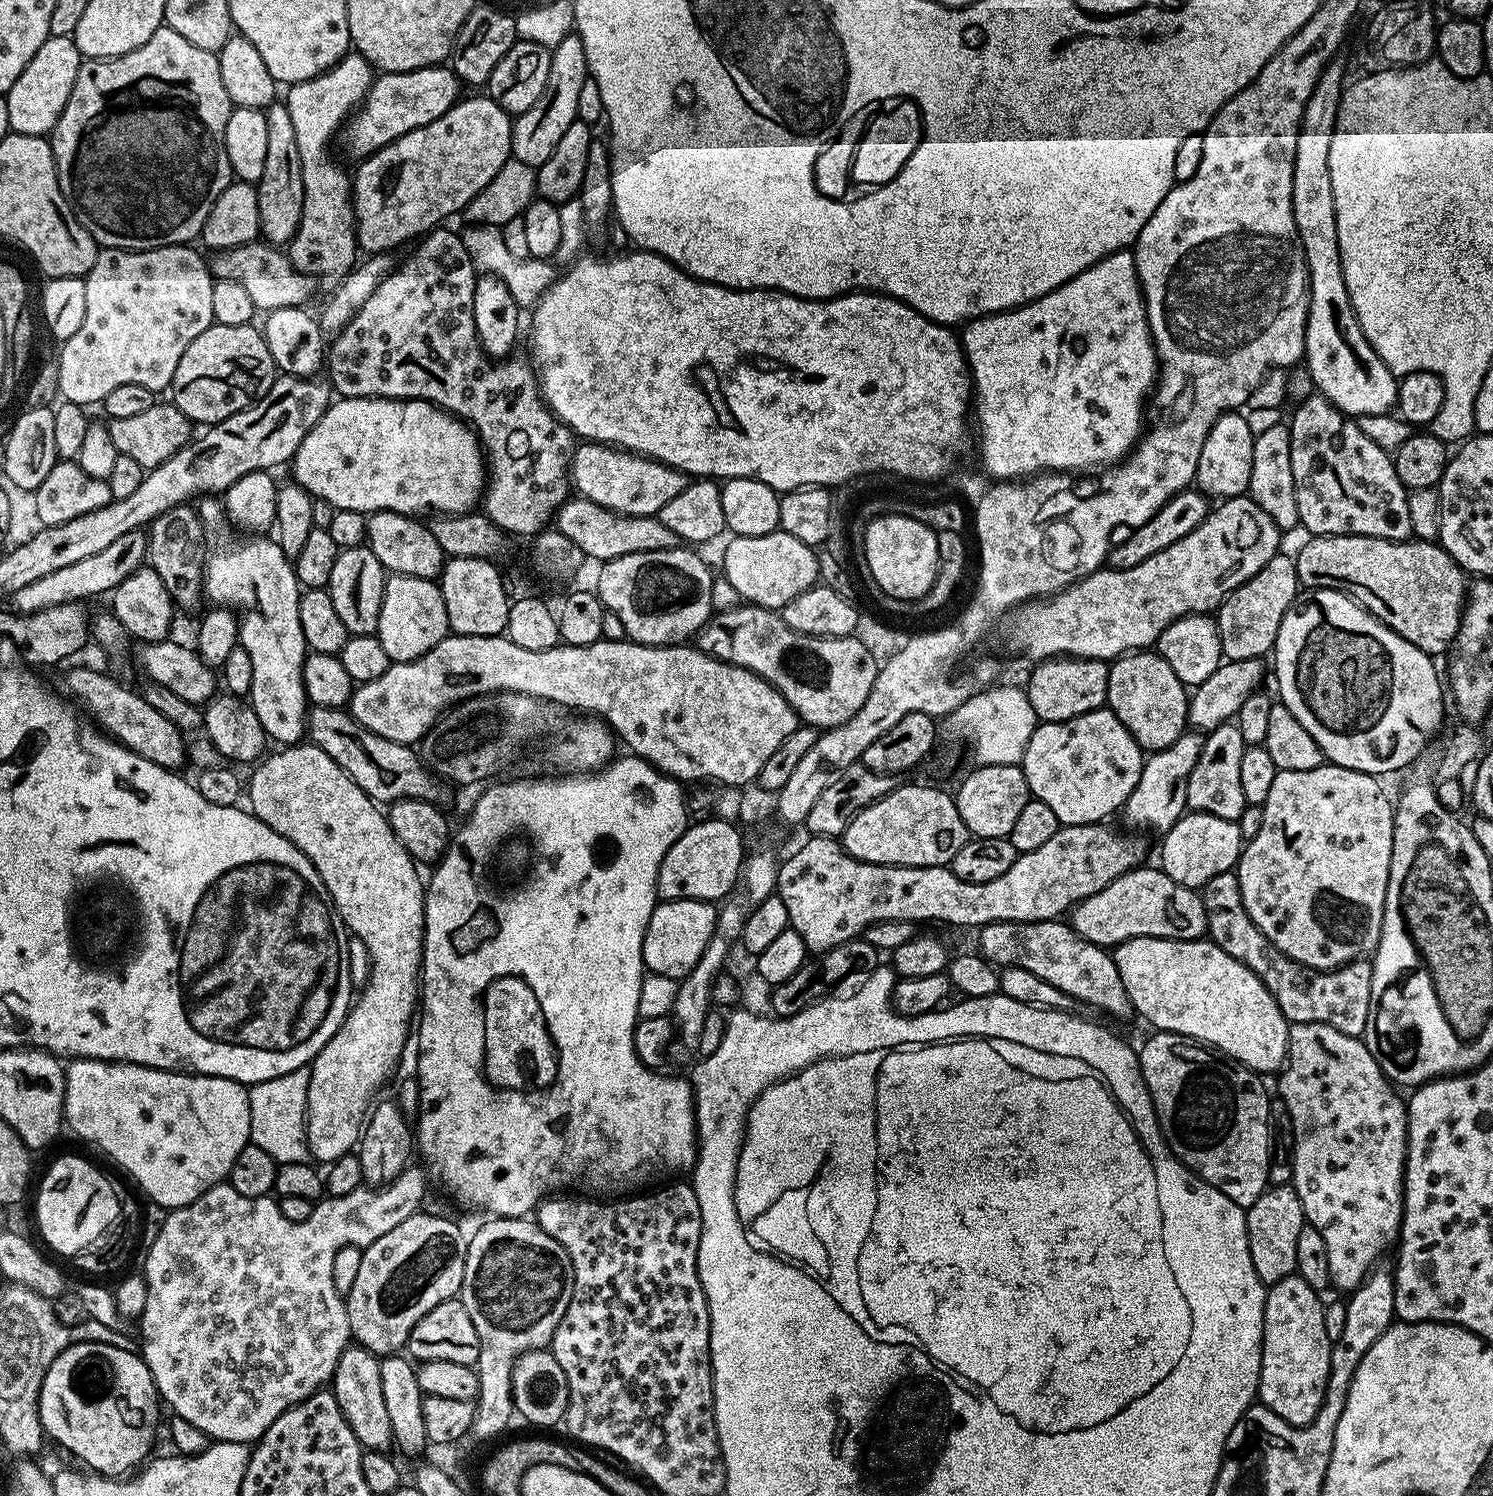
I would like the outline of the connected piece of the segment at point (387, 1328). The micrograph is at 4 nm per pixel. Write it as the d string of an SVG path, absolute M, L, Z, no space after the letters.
M421 1210L410 1218L406 1218L406 1222L398 1222L398 1226L394 1226L394 1230L389 1230L387 1234L382 1234L382 1238L378 1238L378 1242L374 1242L371 1246L362 1251L362 1263L358 1265L358 1275L354 1277L354 1286L350 1286L350 1290L346 1294L346 1303L348 1305L348 1321L350 1322L350 1330L352 1331L352 1340L357 1345L366 1350L370 1350L377 1358L383 1358L396 1353L405 1347L410 1338L410 1330L414 1330L414 1326L423 1316L430 1314L430 1310L434 1310L434 1306L438 1306L442 1302L453 1299L459 1293L462 1286L462 1270L466 1270L466 1250L468 1249L468 1236L458 1225L452 1220L447 1220L444 1216L431 1216L427 1210Z

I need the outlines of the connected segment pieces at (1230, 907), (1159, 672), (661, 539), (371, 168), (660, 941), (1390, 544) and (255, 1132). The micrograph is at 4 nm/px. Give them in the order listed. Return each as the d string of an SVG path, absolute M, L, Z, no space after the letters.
M1235 871L1214 874L1214 878L1204 884L1202 895L1206 906L1207 935L1219 948L1226 950L1230 958L1238 958L1242 966L1258 974L1289 1022L1322 1022L1326 1026L1334 1026L1334 1030L1347 1036L1363 1037L1366 1022L1370 1018L1371 959L1355 960L1343 964L1341 968L1333 968L1331 972L1320 972L1316 968L1294 962L1282 954L1282 950L1275 948L1266 934L1254 926L1250 914L1246 914Z
M1137 650L1111 661L1108 669L1108 703L1113 714L1130 730L1134 742L1148 754L1166 750L1189 727L1189 689L1163 658L1152 650Z
M569 498L564 501L554 517L554 528L566 538L570 538L589 561L603 562L622 558L626 554L670 550L679 548L682 544L678 534L662 526L656 516L617 516L615 512L583 498Z
M487 94L480 96L472 96L469 100L461 99L446 114L442 114L442 118L438 118L434 122L430 122L421 128L410 130L402 138L398 138L394 142L390 142L384 148L379 148L367 157L359 165L360 168L354 172L352 181L352 207L356 210L356 243L361 249L365 248L368 254L388 254L399 244L404 244L407 240L415 241L417 238L423 237L429 230L437 227L447 216L452 216L455 212L463 213L467 209L468 204L478 195L488 183L494 179L502 170L502 166L512 156L512 122L513 117L506 110L502 110L502 106L498 106L491 100Z
M665 900L657 903L644 931L644 966L653 976L665 976L669 982L679 982L698 966L698 958L706 950L714 934L715 903L706 900Z
M1312 536L1300 548L1300 553L1295 553L1296 573L1301 585L1305 589L1333 588L1339 592L1345 592L1351 600L1356 601L1367 610L1376 620L1381 620L1387 628L1394 630L1406 642L1418 646L1424 653L1433 658L1443 657L1448 649L1452 647L1454 638L1458 634L1460 619L1464 613L1464 601L1466 599L1466 573L1460 565L1454 562L1454 558L1446 549L1441 548L1439 543L1431 540L1412 538L1409 540L1383 540L1382 538L1370 538L1369 536Z
M305 1066L248 1088L251 1143L262 1146L262 1150L266 1150L266 1154L270 1154L270 1158L274 1158L277 1165L290 1162L309 1163L308 1091L311 1077L311 1067Z

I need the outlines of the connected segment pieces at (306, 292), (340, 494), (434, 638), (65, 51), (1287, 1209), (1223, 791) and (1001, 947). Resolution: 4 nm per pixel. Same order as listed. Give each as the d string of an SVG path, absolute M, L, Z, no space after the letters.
M253 242L225 248L211 257L210 271L216 280L238 282L247 291L254 306L267 314L283 308L304 308L312 296L313 277L302 274L288 259L287 251L267 242Z
M345 396L329 403L327 410L318 418L318 422L302 438L302 446L292 455L290 469L292 468L291 479L301 484L312 497L318 500L330 502L338 510L354 510L371 514L373 512L397 512L403 516L413 518L423 517L423 512L431 514L443 514L445 516L461 516L464 512L473 511L481 503L486 487L486 457L476 438L475 432L461 417L445 412L438 404L432 404L428 400L387 400L381 396Z
M389 575L384 581L382 610L375 635L379 636L389 661L417 660L449 635L446 602L436 580Z
M49 36L46 42L42 42L42 46L38 46L38 54L30 58L26 70L18 74L14 86L10 86L6 94L11 131L47 137L55 128L62 110L66 110L81 63L82 57L72 36Z
M1291 1183L1265 1188L1264 1192L1246 1210L1246 1230L1250 1258L1258 1278L1266 1286L1281 1282L1282 1278L1296 1272L1298 1262L1298 1234L1306 1227L1302 1202Z
M1235 722L1219 724L1204 736L1202 754L1190 770L1188 779L1188 808L1194 812L1214 814L1214 818L1239 821L1245 810L1244 795L1240 781L1239 764L1245 750L1244 739Z
M1035 920L1034 922L998 922L985 924L979 929L979 955L996 966L1009 968L1022 966L1022 970L1030 970L1030 974L1038 974L1042 982L1050 982L1050 986L1058 986L1066 994L1070 994L1073 1001L1089 1004L1108 1016L1132 1016L1134 1009L1126 990L1122 986L1122 978L1118 978L1118 966L1114 966L1111 955L1099 944L1090 942L1076 933L1071 923L1055 920Z

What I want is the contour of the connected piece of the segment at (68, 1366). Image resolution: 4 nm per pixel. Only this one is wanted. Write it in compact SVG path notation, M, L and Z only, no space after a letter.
M87 1340L62 1350L50 1362L40 1387L45 1437L53 1436L66 1451L89 1464L84 1466L104 1478L123 1477L149 1459L160 1408L156 1383L143 1356L102 1342Z

